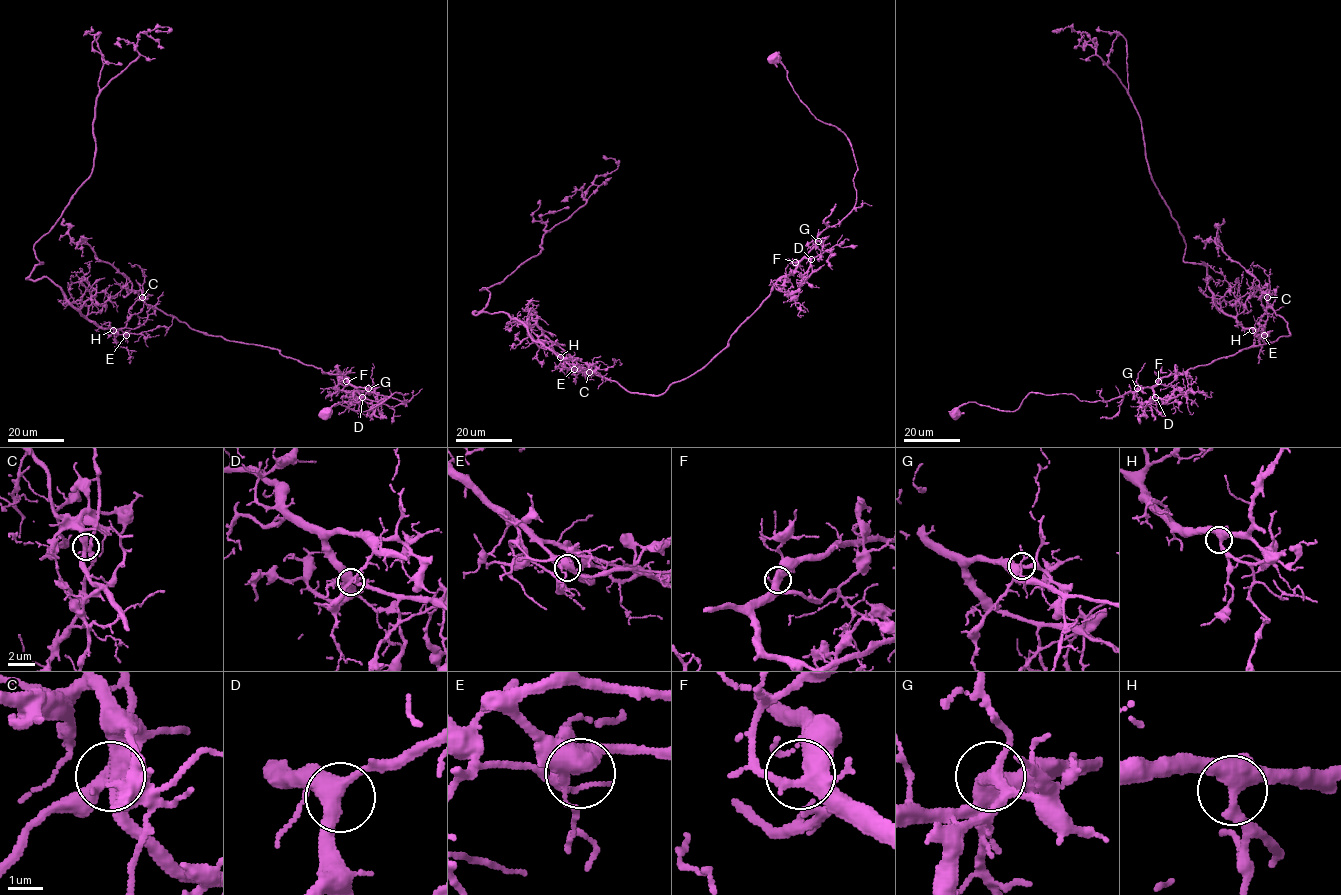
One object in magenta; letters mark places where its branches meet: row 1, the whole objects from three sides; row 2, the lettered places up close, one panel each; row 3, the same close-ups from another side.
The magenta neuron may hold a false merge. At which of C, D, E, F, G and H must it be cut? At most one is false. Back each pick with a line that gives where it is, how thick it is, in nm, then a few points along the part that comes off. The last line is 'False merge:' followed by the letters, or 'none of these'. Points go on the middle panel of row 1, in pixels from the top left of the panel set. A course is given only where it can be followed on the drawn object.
C: place (589, 372); calibre 400 nm; course (589, 372), (506, 313), (474, 313), (489, 296), (480, 290), (538, 254), (617, 167), (603, 155)
False merge: C

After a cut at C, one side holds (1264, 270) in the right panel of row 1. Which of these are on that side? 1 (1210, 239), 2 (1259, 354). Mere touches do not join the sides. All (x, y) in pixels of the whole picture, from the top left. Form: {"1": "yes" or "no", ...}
{"1": "no", "2": "yes"}

